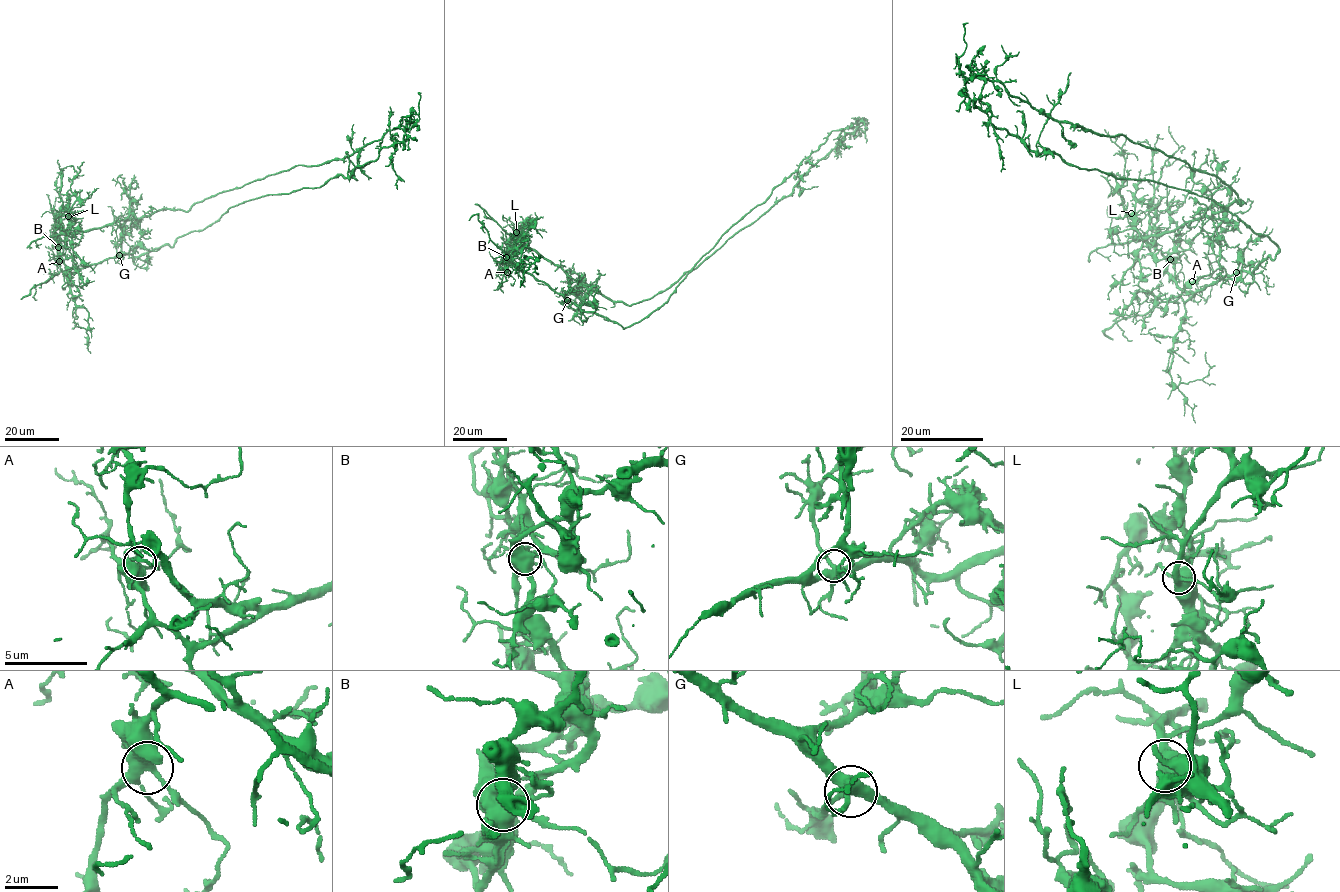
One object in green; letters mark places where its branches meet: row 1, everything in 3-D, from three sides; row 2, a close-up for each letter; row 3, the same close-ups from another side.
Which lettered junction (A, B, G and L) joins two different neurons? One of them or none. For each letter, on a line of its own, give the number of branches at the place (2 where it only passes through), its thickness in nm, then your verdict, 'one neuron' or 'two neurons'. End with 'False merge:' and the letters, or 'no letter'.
A: branches 4; calibre 480 nm; one neuron
B: branches 6; calibre 700 nm; two neurons
G: branches 5; calibre 400 nm; one neuron
L: branches 4; calibre 480 nm; one neuron
False merge: B

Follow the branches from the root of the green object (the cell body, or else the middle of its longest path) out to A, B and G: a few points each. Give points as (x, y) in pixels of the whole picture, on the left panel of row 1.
A: (213, 196), (187, 211), (162, 208), (127, 218), (121, 250), (113, 257), (70, 274), (62, 270), (59, 261)
B: (213, 196), (196, 202), (187, 211), (162, 208), (142, 217), (126, 218), (77, 231), (59, 241), (58, 247)
G: (213, 196), (187, 211), (162, 208), (127, 218), (121, 250), (116, 256), (119, 255)

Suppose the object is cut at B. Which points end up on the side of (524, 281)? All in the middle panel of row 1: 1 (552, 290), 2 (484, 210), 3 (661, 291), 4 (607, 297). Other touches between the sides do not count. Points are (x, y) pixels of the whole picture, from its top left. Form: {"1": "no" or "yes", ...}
{"1": "yes", "2": "no", "3": "no", "4": "no"}

